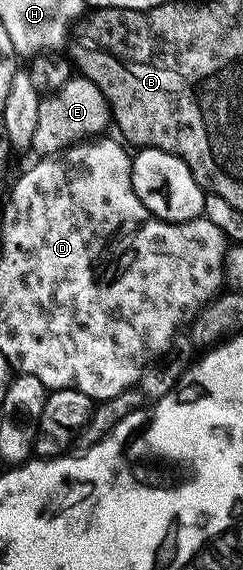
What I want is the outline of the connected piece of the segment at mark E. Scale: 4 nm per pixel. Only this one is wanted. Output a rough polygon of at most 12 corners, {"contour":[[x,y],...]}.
{"contour":[[72,75],[40,96],[30,148],[54,155],[109,125],[105,95]]}

